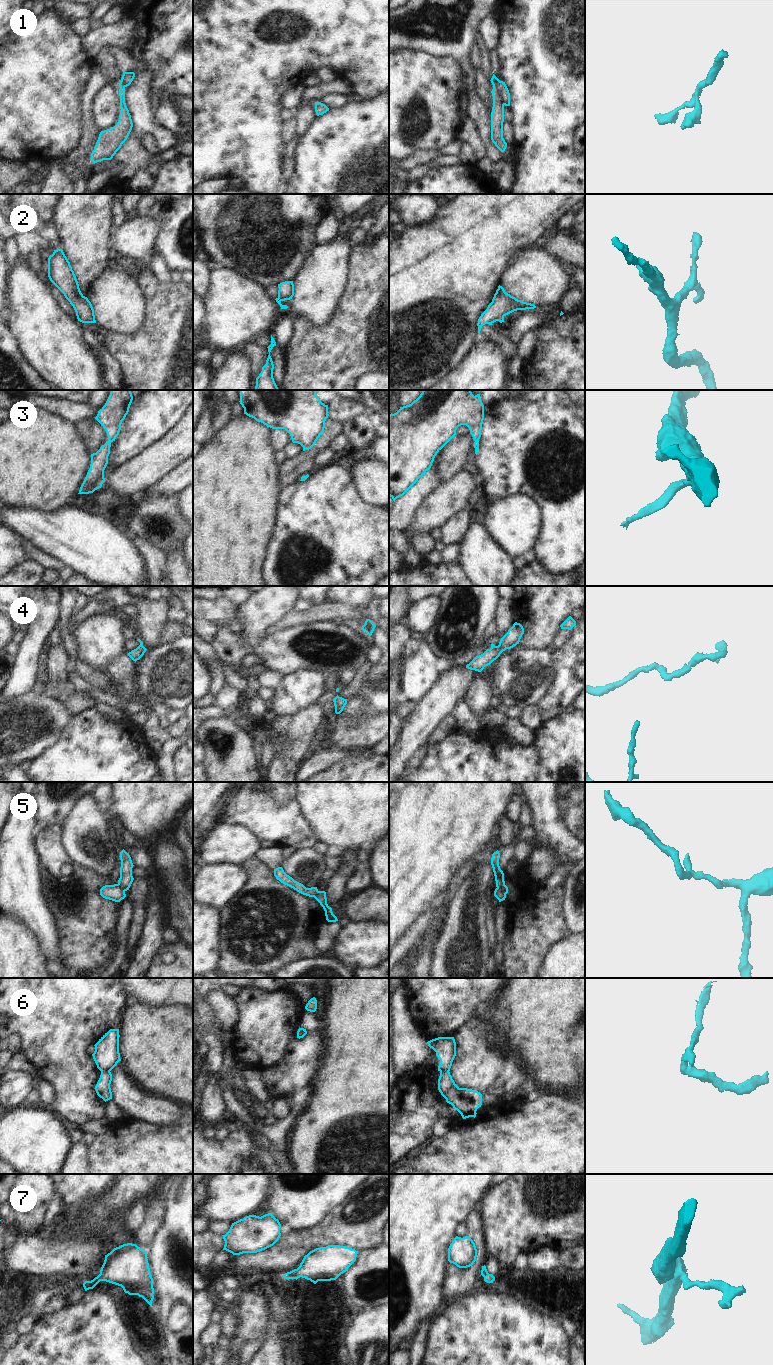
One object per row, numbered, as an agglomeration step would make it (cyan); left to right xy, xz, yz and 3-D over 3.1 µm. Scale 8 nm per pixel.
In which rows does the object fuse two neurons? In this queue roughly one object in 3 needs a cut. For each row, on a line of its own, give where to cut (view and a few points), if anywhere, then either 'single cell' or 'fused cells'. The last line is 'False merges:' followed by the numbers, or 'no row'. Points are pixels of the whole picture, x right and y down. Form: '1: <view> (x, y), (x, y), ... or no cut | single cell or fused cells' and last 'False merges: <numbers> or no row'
1: yz (493, 86), (498, 91), (504, 104) | fused cells
2: no cut | single cell
3: no cut | single cell
4: no cut | single cell
5: yz (497, 887), (506, 893) | fused cells
6: xy (101, 1070), (109, 1071) | fused cells
7: no cut | single cell
False merges: 1, 5, 6

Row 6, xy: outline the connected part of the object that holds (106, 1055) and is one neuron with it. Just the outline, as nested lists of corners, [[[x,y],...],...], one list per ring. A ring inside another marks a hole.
[[[110,1029],[94,1045],[93,1059],[100,1071],[111,1071],[120,1059],[119,1029]]]

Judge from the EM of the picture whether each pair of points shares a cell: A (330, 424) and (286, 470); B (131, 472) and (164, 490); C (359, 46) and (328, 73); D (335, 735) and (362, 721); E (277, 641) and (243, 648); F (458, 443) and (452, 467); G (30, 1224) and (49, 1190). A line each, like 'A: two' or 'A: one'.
A: one
B: two
C: two
D: one
E: one
F: one
G: one

